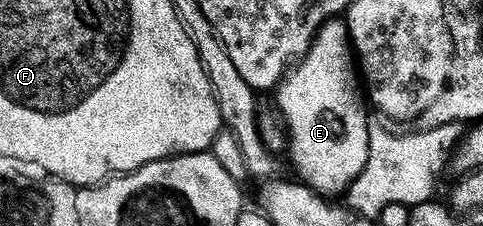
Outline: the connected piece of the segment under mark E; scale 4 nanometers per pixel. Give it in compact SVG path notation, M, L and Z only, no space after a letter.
M343 18L327 19L316 33L310 49L280 80L275 88L276 107L288 126L288 135L292 144L288 151L292 154L292 163L301 180L312 190L325 197L336 197L339 191L356 183L356 174L366 165L368 160L368 111L366 95L358 78L358 67L354 62L354 48L348 33L347 22Z

